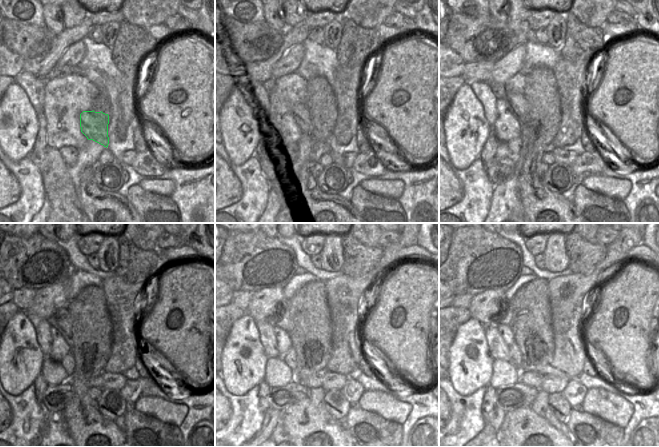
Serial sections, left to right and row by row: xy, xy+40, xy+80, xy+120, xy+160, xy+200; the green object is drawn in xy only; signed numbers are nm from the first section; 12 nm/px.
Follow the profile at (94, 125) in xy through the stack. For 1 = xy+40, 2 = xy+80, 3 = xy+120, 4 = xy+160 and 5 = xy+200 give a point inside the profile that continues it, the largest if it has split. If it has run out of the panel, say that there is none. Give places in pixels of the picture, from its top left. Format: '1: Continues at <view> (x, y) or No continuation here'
1: Continues at xy+40 (300, 112)
2: Continues at xy+80 (520, 108)
3: Continues at xy+120 (63, 322)
4: Continues at xy+160 (284, 321)
5: Continues at xy+200 (507, 319).

